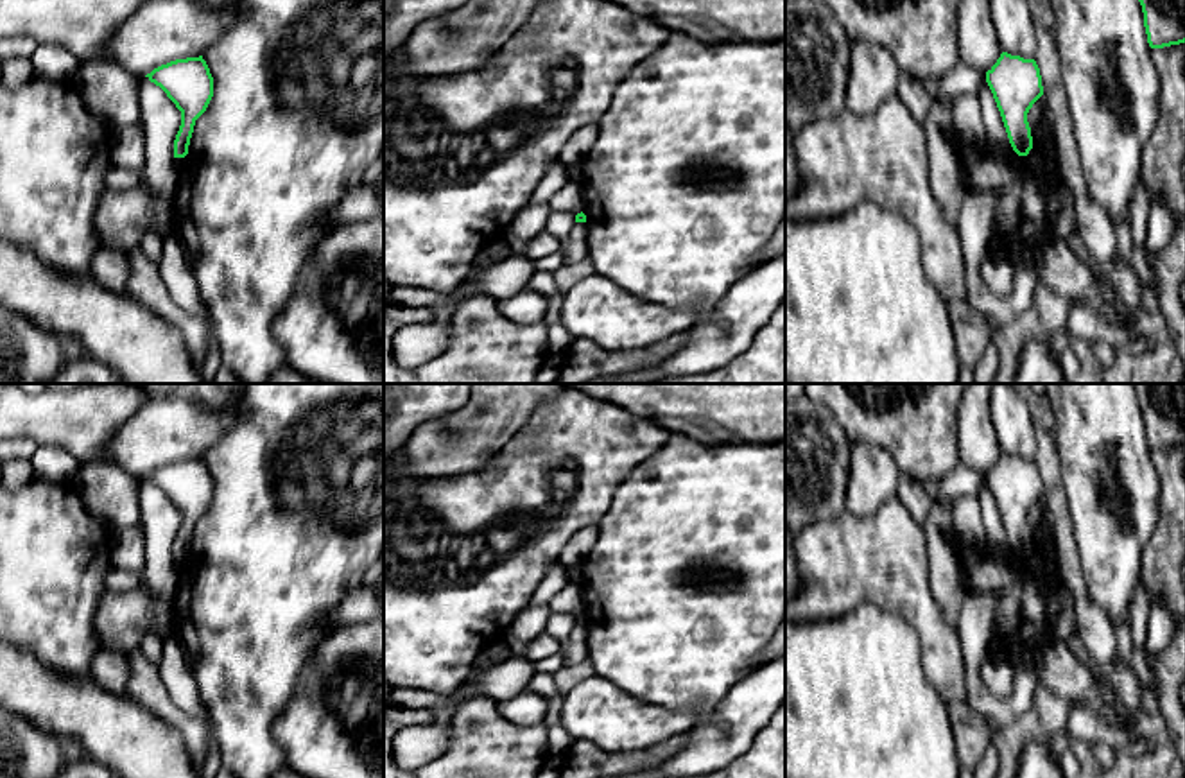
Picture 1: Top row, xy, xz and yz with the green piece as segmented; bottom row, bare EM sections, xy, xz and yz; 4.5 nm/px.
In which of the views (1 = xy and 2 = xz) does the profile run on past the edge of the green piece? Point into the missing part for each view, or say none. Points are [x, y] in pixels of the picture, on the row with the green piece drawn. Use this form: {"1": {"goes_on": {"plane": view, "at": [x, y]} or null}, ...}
{"1": {"goes_on": null}, "2": {"goes_on": null}}

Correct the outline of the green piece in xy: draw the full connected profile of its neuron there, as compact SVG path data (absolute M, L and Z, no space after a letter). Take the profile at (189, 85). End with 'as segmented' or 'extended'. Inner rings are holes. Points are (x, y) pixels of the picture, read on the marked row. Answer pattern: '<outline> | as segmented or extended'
M203 56L176 59L145 75L160 86L181 111L181 125L174 140L174 158L188 154L195 120L213 97L213 77Z | as segmented

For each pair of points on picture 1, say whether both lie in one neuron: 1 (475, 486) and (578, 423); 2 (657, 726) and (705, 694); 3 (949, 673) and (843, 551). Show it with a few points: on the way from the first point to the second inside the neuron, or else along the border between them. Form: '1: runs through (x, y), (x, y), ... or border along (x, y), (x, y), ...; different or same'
1: runs through (501, 486), (515, 486), (553, 449); same
2: border along (642, 700), (667, 708), (691, 708), (696, 723); different
3: runs through (938, 639), (933, 628), (877, 572); same

